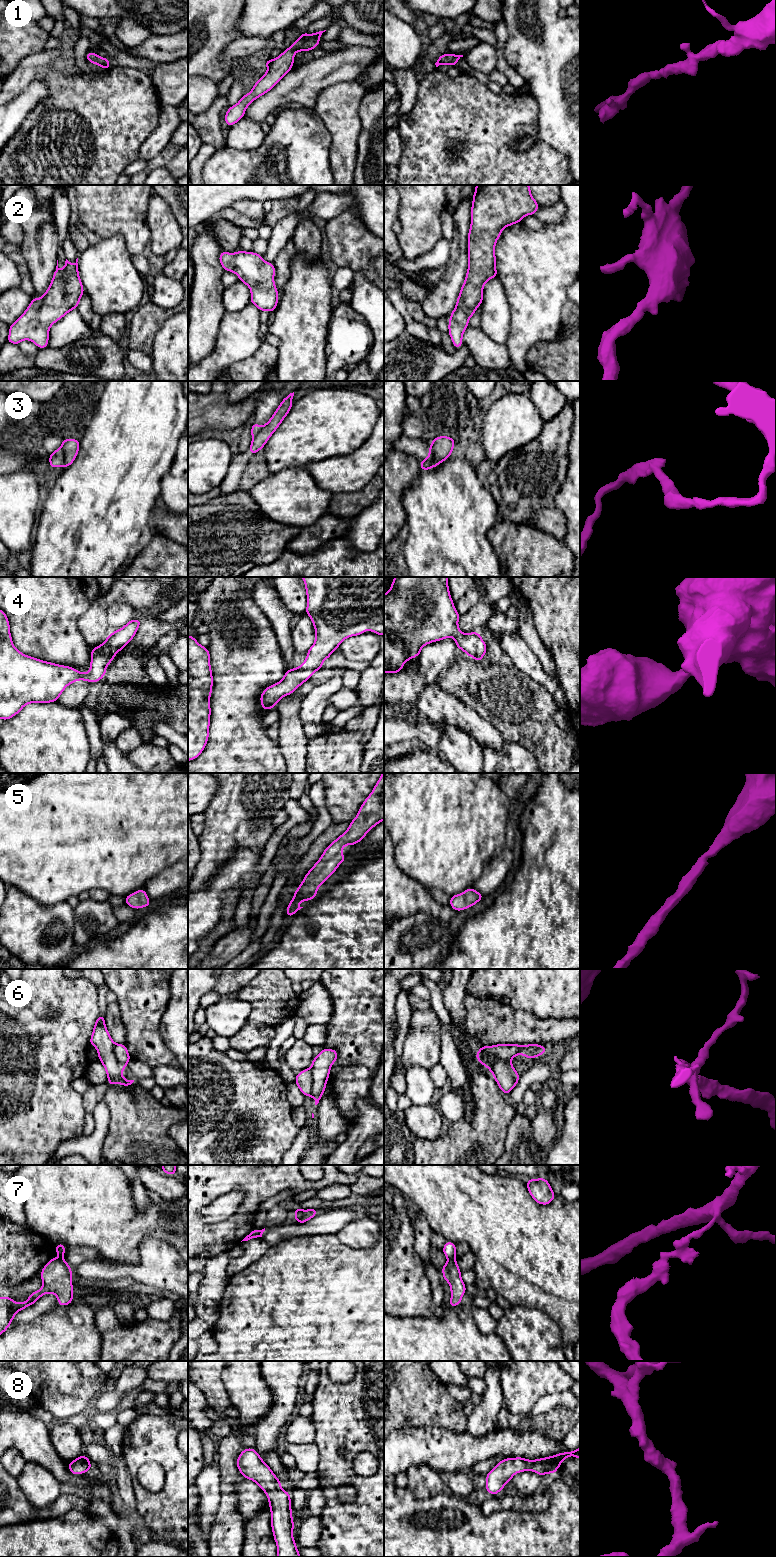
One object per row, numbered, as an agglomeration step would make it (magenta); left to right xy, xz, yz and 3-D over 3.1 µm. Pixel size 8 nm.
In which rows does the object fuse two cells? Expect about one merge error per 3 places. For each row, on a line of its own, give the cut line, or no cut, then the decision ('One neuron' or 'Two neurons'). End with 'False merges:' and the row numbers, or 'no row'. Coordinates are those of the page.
1: No split. One neuron
2: No split. One neuron
3: Split along xy (61, 446), (63, 466). Two neurons
4: No split. One neuron
5: No split. One neuron
6: Split along xz (310, 1068), (311, 1094). Two neurons
7: Split along yz (454, 1258), (449, 1260). Two neurons
8: No split. One neuron
False merges: 3, 6, 7

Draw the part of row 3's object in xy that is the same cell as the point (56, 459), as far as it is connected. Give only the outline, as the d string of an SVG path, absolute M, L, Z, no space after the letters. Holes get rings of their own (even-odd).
M60 447L49 455L49 465L52 468L64 466L64 451Z

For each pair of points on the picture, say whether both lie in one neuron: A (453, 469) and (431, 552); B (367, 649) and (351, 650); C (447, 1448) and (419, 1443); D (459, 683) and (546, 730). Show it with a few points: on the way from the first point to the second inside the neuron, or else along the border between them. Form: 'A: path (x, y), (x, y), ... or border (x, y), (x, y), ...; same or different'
A: path (453, 490), (449, 505), (448, 531); same
B: path (363, 649), (355, 649); same
C: path (440, 1448), (426, 1448); same
D: path (479, 700), (510, 700), (524, 714); same

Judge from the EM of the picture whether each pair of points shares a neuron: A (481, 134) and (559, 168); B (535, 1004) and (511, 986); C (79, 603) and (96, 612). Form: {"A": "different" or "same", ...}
{"A": "same", "B": "same", "C": "different"}

